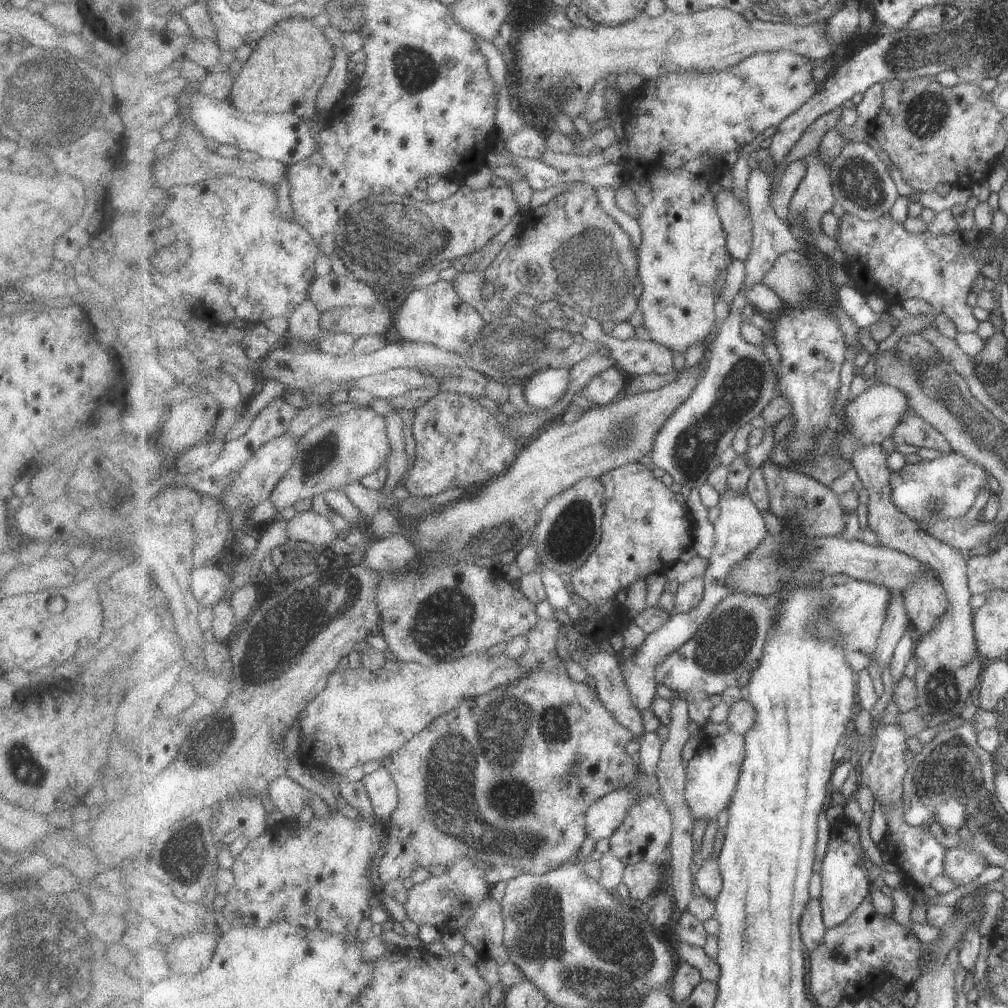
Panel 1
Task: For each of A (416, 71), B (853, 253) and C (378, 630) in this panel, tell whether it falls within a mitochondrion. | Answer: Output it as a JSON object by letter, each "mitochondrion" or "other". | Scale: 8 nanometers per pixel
{"A":"mitochondrion","B":"other","C":"other"}

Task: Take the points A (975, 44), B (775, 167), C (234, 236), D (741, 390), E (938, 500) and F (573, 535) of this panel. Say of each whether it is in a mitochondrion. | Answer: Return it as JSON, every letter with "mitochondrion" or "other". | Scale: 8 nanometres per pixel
{"A":"mitochondrion","B":"other","C":"mitochondrion","D":"mitochondrion","E":"mitochondrion","F":"mitochondrion"}

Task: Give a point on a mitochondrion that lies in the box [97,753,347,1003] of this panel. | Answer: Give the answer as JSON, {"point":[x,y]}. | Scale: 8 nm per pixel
{"point":[188,845]}

